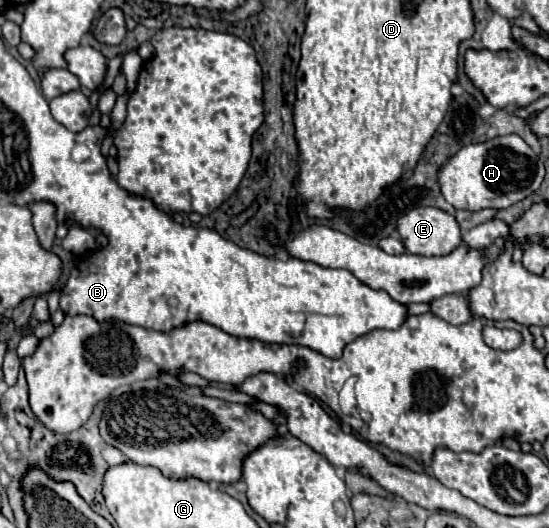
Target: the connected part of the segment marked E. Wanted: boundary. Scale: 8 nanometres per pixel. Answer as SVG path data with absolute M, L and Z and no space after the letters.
M416 207L404 213L396 225L408 253L446 255L462 243L456 219L436 207Z

